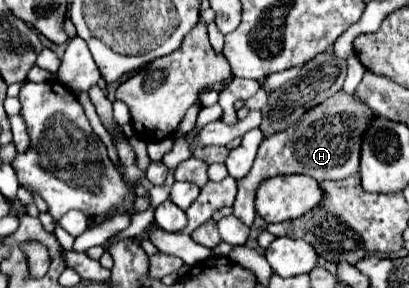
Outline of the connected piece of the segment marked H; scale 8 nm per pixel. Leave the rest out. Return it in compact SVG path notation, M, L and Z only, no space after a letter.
M339 91L325 103L307 111L303 119L297 123L297 127L291 125L283 133L265 139L259 145L259 153L249 175L237 181L239 191L233 203L233 215L239 217L247 227L253 225L255 219L253 199L259 185L269 177L303 173L321 183L325 179L343 179L357 173L359 145L363 141L363 133L367 131L367 125L371 125L371 117L377 117L377 113L369 105L365 105L365 101L361 101L355 93Z

